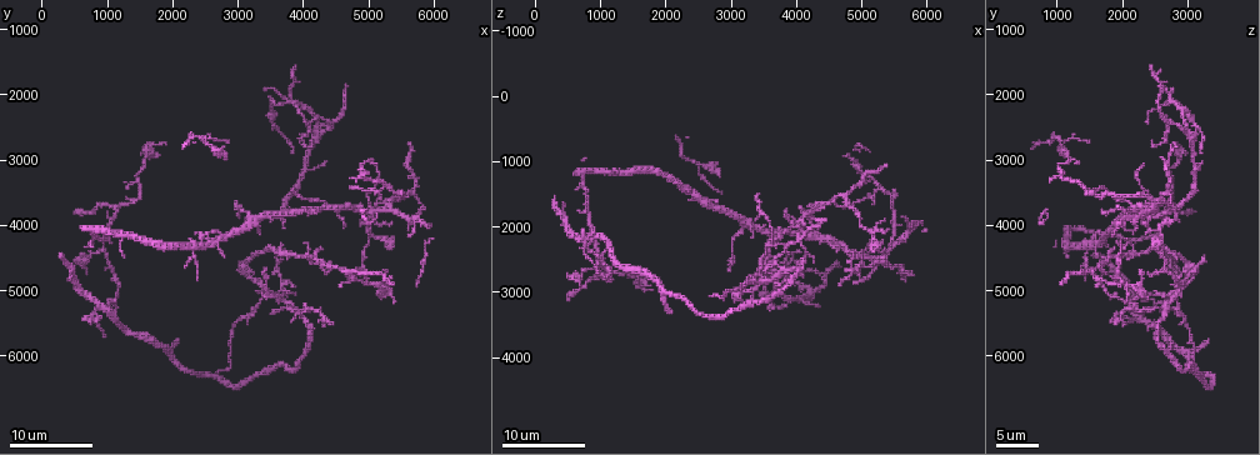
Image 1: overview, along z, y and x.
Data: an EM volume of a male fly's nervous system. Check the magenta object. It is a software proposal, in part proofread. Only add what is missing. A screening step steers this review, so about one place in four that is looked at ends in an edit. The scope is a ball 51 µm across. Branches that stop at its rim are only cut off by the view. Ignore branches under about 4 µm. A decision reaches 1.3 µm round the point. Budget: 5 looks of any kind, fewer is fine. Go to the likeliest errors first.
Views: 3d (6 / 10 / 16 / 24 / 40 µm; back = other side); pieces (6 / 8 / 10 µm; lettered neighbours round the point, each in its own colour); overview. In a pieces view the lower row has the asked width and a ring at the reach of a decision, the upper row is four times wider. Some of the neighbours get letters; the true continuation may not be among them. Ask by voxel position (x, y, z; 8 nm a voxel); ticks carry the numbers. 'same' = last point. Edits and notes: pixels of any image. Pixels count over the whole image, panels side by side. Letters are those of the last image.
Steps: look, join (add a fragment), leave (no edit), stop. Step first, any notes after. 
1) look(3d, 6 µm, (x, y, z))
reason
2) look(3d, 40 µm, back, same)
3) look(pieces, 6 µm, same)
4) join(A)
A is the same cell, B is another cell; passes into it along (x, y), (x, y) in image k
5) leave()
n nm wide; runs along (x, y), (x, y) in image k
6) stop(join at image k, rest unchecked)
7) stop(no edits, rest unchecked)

look(3d, 16 µm, (3350, 4700, 1550))
an open end

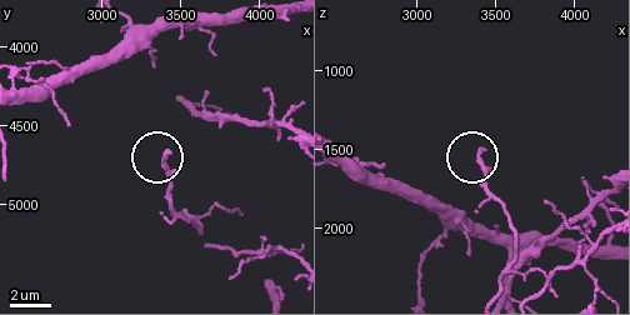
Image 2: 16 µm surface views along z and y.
look(pieces, 6 µm, (3400, 4660, 1520))

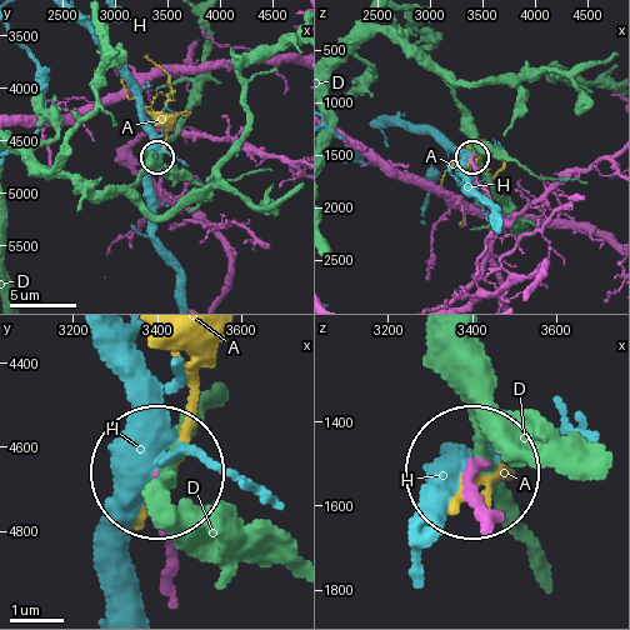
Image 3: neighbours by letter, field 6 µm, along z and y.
leave()
A, D and H are other cells; none of them fits

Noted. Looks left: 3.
look(3d, 24 µm, (4050, 3800, 1750))
thin end

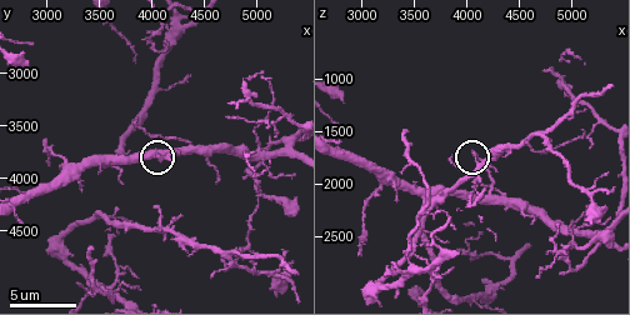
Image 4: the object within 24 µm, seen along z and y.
look(pieces, 8 µm, same)

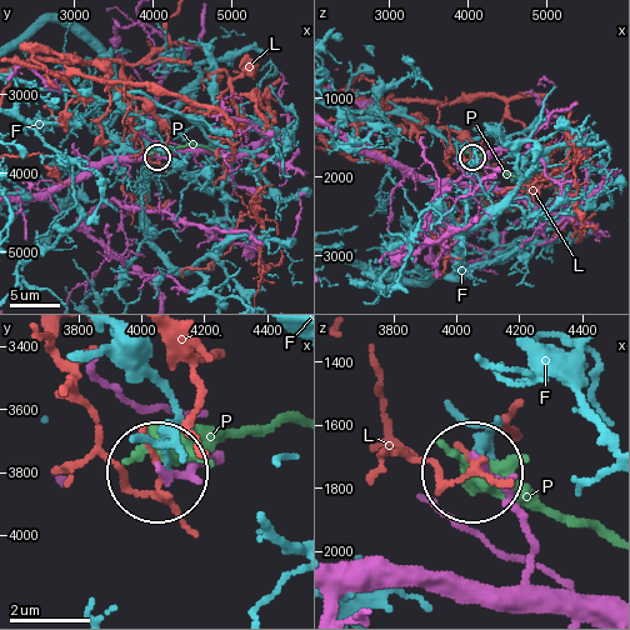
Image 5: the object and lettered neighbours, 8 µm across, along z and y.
leave()
F, L and P are other cells; none of them fits

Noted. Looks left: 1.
stop(no edits, rest unchecked)

